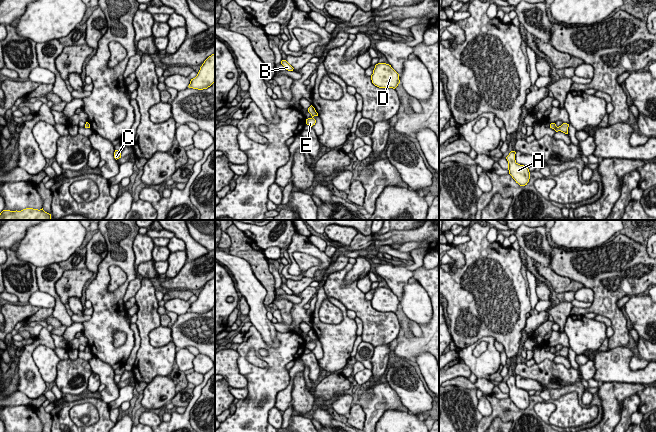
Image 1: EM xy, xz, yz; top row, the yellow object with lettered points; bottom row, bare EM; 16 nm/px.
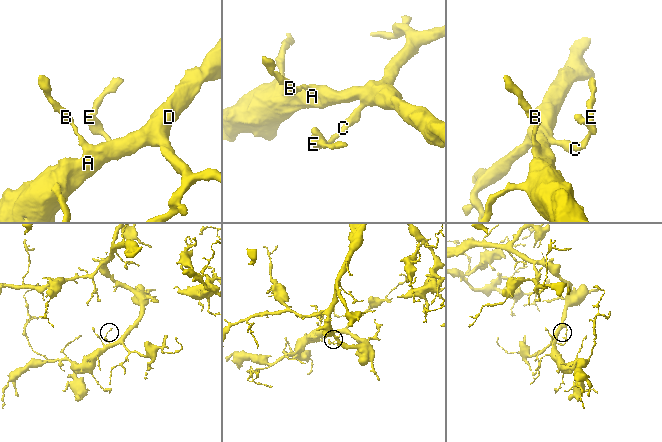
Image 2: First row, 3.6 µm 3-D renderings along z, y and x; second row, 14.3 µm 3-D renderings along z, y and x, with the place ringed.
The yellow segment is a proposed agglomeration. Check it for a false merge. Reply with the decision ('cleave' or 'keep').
keep

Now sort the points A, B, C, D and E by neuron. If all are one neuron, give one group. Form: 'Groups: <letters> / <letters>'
Groups: A B C D E

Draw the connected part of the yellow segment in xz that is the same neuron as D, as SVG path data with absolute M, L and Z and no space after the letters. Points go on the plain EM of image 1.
M378 287L375 289L371 304L372 307L379 312L395 313L400 307L399 298L391 289L386 287Z

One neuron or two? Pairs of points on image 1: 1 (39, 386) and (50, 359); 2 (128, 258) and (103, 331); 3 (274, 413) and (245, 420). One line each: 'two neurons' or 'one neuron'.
1: two neurons
2: one neuron
3: two neurons

